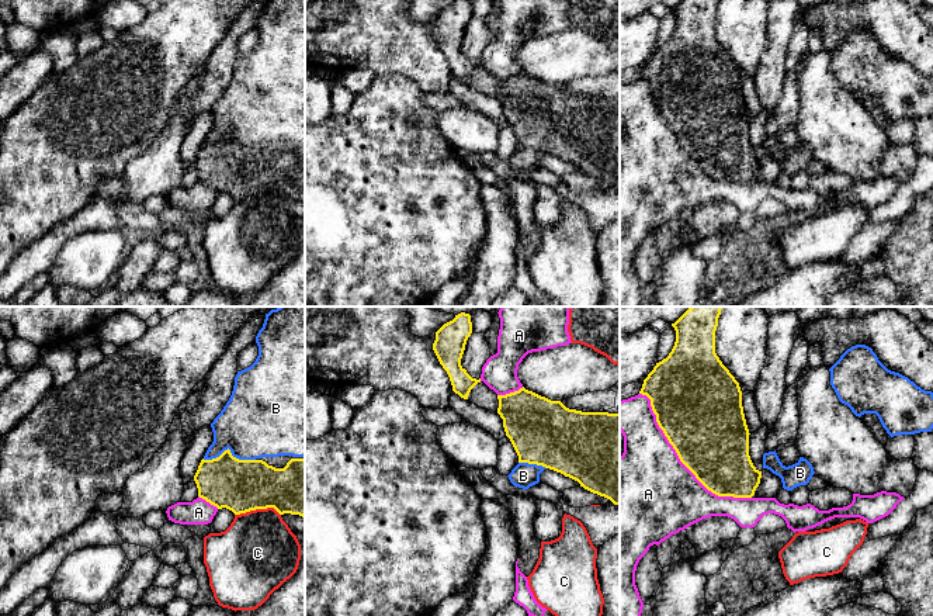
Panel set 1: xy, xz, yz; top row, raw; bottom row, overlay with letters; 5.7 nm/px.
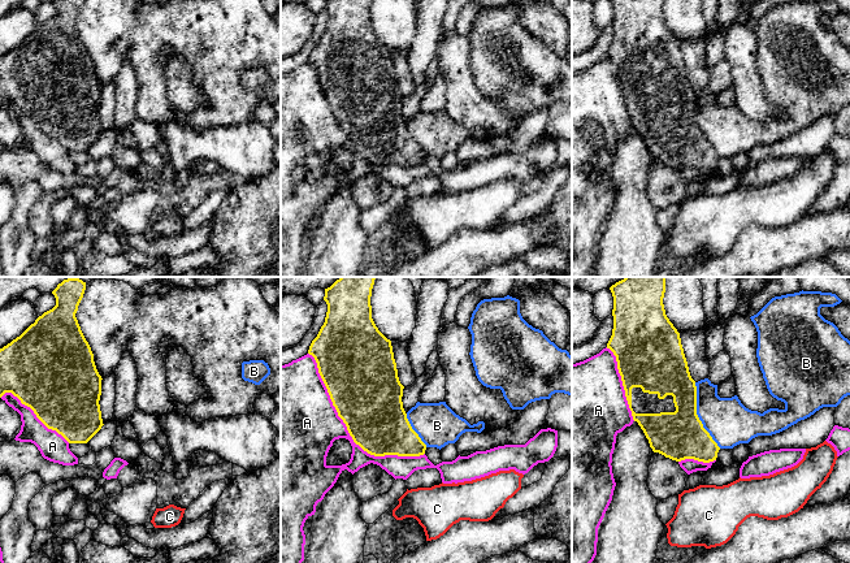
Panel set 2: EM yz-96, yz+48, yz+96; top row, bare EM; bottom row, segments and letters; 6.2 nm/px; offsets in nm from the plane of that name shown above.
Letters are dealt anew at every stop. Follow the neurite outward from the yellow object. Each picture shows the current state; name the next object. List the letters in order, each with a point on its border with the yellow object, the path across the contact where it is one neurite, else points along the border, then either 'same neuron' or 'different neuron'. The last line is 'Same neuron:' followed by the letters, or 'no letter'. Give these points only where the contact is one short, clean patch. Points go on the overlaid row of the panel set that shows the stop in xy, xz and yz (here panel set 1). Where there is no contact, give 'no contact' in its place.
A: yz (680, 460) | different neuron
B: xy (229, 450) | different neuron
C: xy (257, 508) | different neuron
Same neuron: no letter

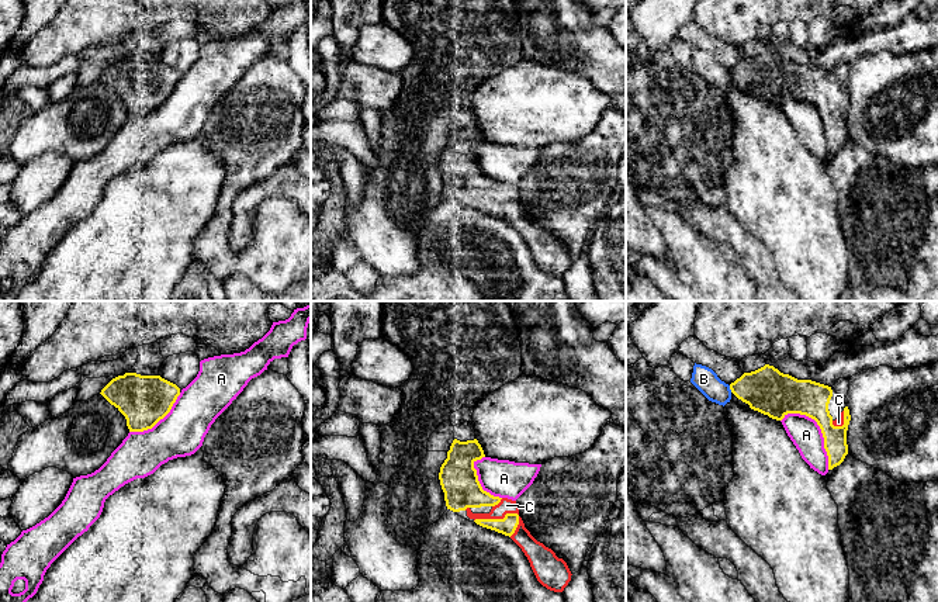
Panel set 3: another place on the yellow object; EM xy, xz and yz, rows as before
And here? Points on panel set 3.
A: yz (821, 431) | different neuron
B: yz (730, 388) | different neuron
C: xz (497, 519) | across xz (508, 525), (497, 519), (506, 509), (506, 505) | same neuron
Same neuron: C

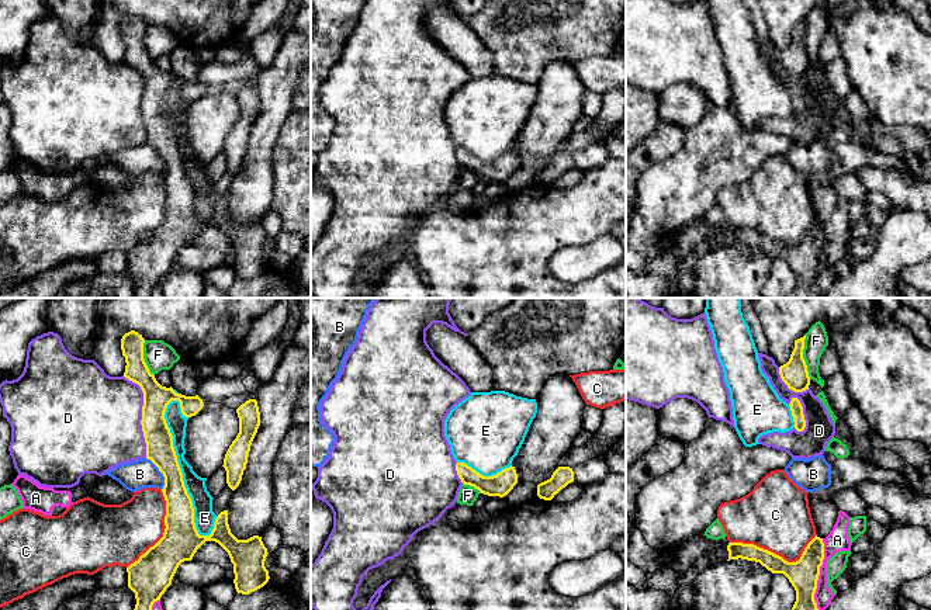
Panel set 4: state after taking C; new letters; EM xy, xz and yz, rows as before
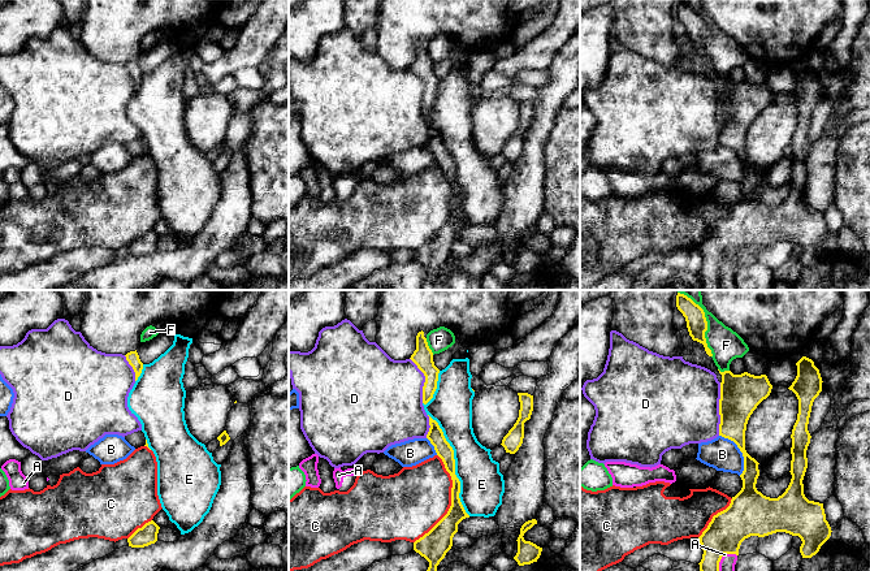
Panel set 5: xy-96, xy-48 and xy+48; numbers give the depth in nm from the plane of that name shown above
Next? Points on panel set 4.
A: yz (819, 574) | different neuron
B: xy (162, 472) | along xy (146, 457), (163, 477), (162, 489) | different neuron
C: yz (777, 555) | different neuron
D: xy (142, 413) | different neuron
E: xy (180, 471) | different neuron
F: yz (802, 357) | different neuron
Same neuron: no letter

